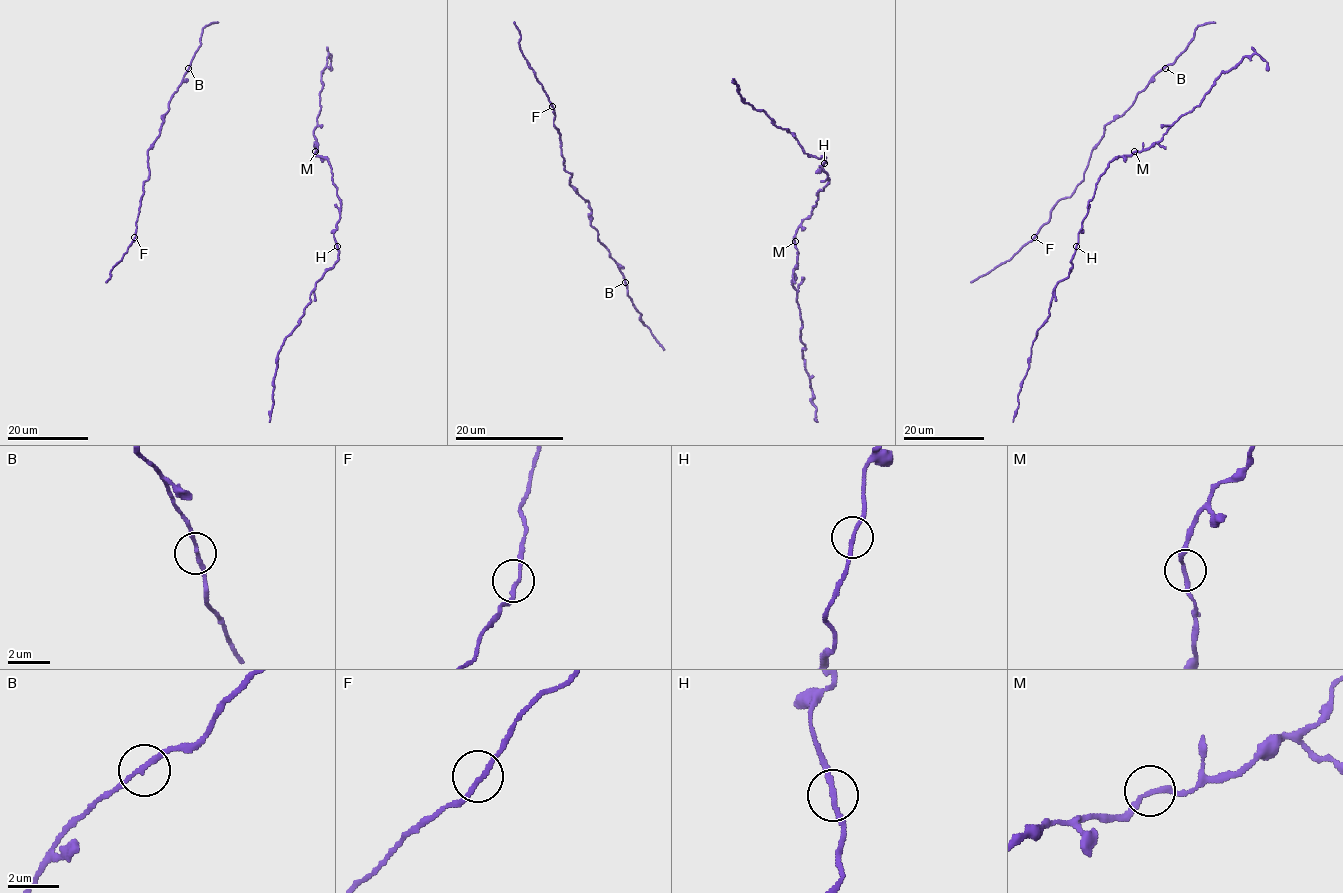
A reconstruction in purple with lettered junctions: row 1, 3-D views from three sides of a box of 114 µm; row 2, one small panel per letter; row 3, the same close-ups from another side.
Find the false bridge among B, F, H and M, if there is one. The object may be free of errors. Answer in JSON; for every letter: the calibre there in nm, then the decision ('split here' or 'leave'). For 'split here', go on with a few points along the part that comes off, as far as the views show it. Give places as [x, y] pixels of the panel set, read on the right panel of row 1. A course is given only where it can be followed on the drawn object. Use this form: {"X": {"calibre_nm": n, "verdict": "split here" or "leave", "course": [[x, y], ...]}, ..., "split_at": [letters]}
{"B": {"calibre_nm": 180, "verdict": "leave"}, "F": {"calibre_nm": 170, "verdict": "leave"}, "H": {"calibre_nm": 190, "verdict": "leave"}, "M": {"calibre_nm": 190, "verdict": "leave"}, "split_at": []}

